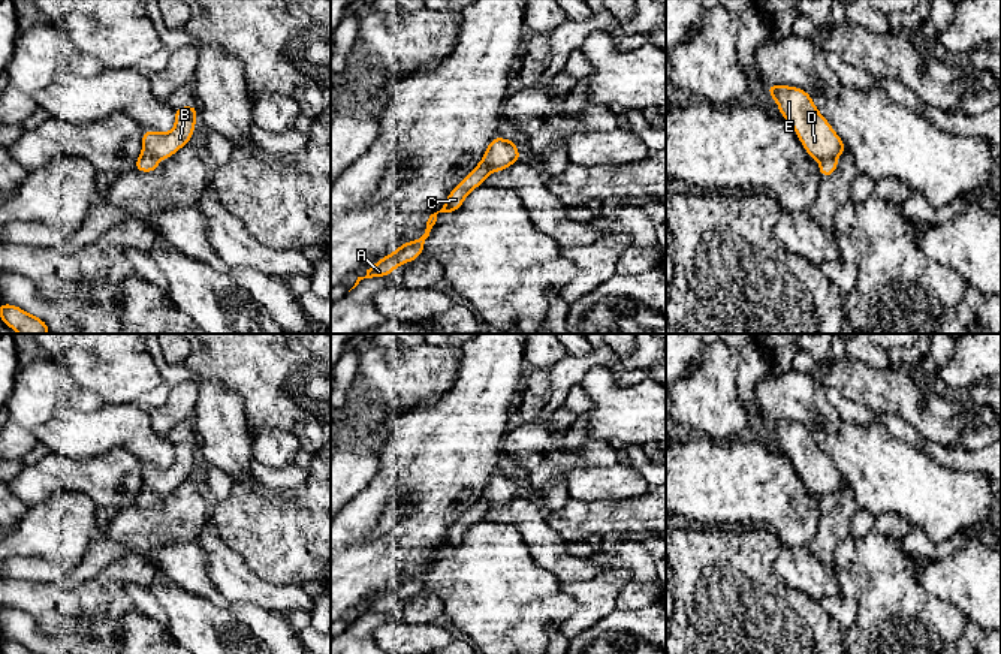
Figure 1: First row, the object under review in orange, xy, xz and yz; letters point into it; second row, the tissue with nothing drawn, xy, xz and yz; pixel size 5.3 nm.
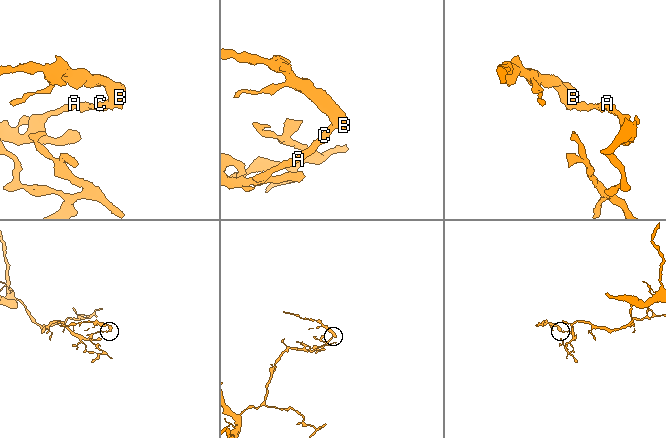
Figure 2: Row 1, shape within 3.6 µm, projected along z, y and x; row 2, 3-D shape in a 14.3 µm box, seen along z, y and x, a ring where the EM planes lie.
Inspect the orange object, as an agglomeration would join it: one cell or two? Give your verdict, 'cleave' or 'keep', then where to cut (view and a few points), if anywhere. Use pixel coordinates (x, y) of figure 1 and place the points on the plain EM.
cleave | yz (834, 493), (825, 494), (820, 499)

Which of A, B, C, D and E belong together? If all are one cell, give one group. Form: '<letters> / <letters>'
A C / B D E

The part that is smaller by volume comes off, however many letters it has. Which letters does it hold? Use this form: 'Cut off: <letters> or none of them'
Cut off: B, D, E

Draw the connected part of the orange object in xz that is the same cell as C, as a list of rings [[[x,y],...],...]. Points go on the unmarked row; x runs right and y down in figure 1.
[[[480,495],[476,503],[447,530],[443,543],[429,551],[425,569],[419,575],[401,579],[394,588],[371,600],[367,605],[367,611],[358,612],[352,624],[355,624],[364,614],[386,612],[398,602],[417,594],[423,588],[425,575],[429,572],[429,567],[437,557],[437,549],[458,546],[464,534],[470,531],[476,522],[485,519],[488,510],[489,503],[485,495]]]

